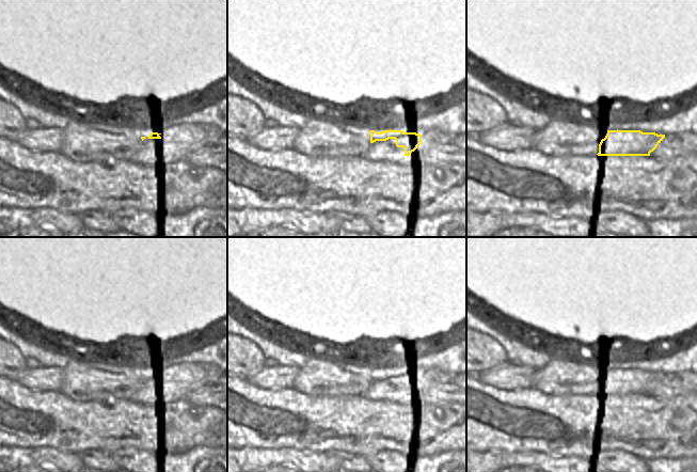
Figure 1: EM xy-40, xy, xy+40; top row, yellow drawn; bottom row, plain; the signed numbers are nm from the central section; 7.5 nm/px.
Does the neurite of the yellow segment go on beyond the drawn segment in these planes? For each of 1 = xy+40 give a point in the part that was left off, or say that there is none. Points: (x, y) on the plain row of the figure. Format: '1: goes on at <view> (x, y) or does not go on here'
1: does not go on here

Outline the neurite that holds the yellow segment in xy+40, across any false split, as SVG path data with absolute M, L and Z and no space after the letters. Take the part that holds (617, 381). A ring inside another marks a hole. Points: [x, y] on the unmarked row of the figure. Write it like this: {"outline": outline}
{"outline": "M607 369L598 395L650 395L665 374L640 369Z"}

